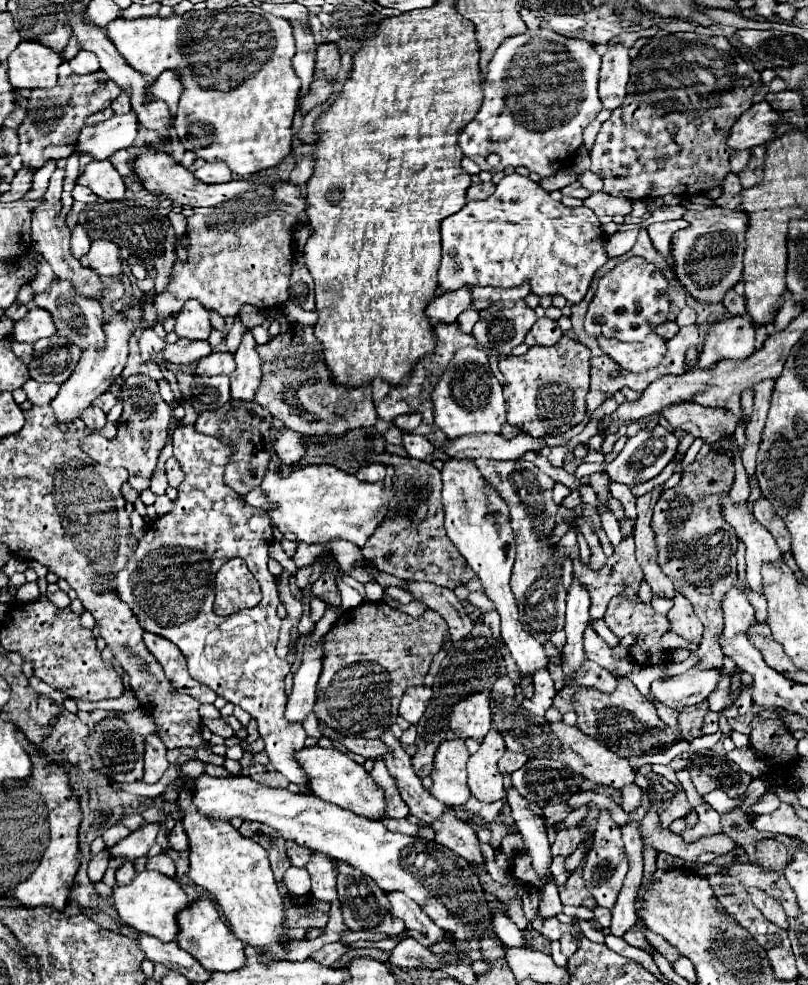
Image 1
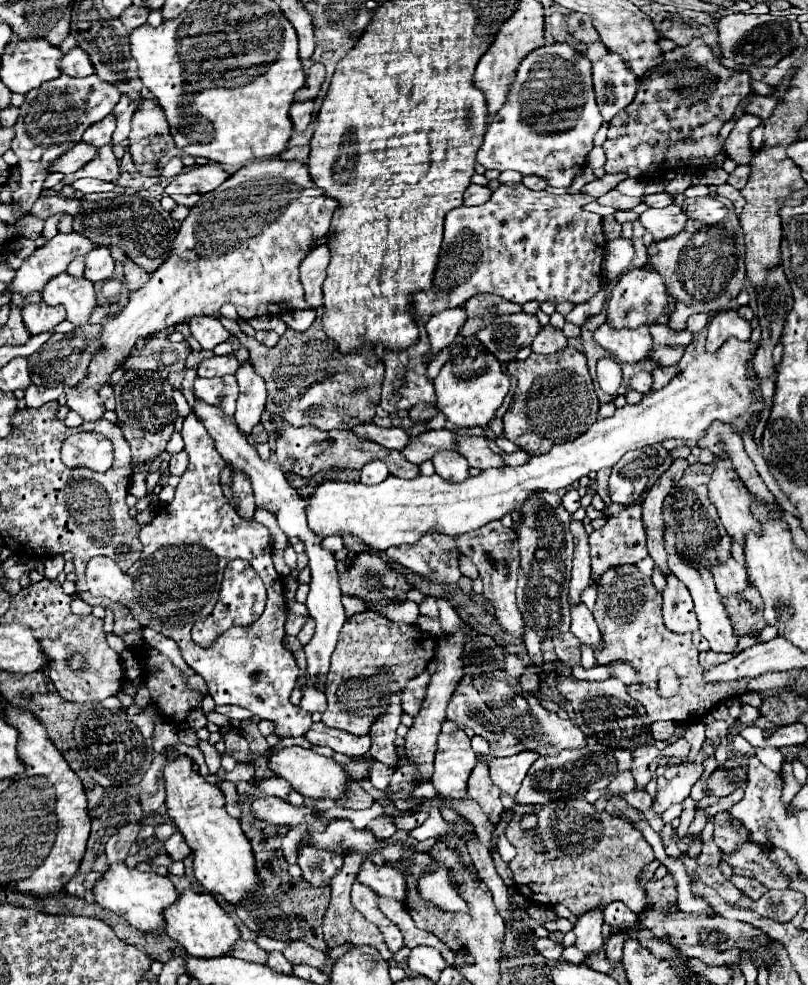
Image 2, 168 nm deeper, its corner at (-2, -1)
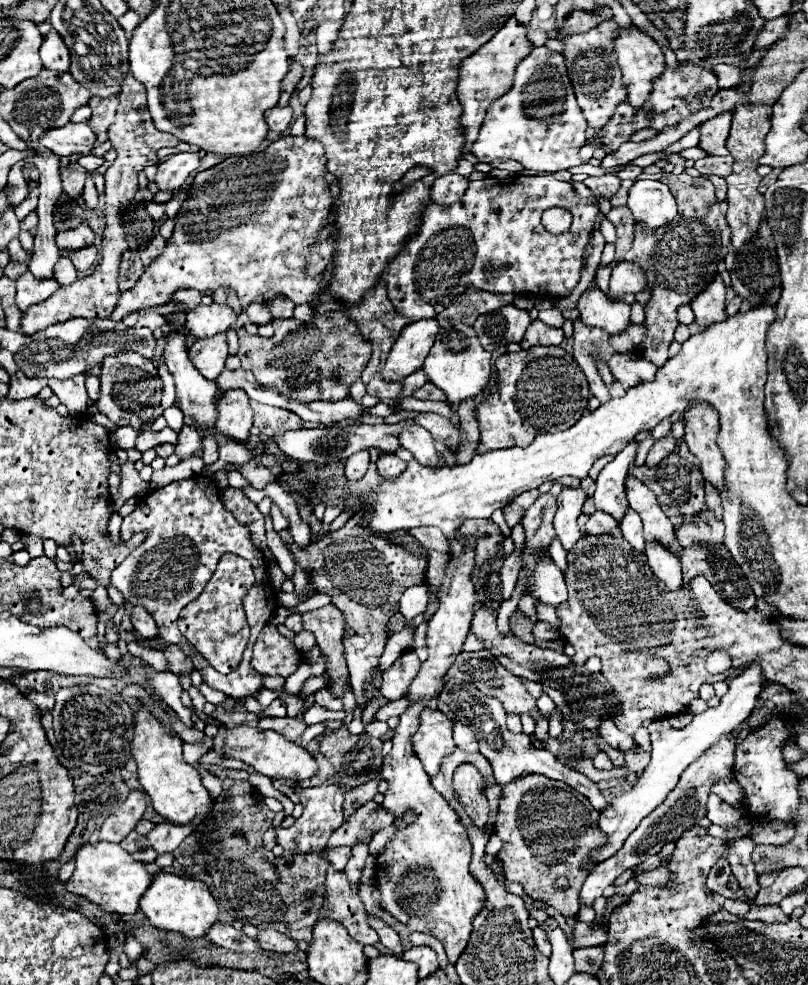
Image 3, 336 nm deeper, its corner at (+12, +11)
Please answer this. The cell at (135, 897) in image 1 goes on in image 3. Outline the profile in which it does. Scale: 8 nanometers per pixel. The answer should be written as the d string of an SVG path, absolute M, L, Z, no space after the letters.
M82 844L74 854L74 862L76 870L72 878L66 882L66 890L90 900L108 914L134 914L138 910L140 896L148 890L152 882L152 876L146 872L144 864L132 860L132 856L124 848L120 848L120 844Z

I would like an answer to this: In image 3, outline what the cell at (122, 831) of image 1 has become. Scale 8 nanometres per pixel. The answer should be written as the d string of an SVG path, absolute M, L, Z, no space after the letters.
M132 790L128 800L113 815L106 818L100 830L100 840L122 842L142 820L144 810L146 810L146 794L140 790Z

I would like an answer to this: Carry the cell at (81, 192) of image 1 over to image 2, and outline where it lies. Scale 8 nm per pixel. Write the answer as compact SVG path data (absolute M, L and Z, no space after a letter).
M82 178L82 180L72 182L72 188L82 194L92 194L92 192L112 192L116 190L116 184L100 184L94 178Z

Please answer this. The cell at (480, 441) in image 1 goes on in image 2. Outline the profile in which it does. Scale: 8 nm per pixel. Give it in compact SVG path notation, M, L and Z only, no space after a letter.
M428 430L416 438L412 438L410 446L402 450L404 458L412 464L422 464L430 460L440 450L456 450L456 436L450 430Z

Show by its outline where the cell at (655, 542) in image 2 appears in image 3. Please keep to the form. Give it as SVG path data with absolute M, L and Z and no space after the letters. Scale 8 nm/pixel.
M670 432L670 434L666 434L664 438L656 440L656 444L652 446L652 450L650 450L648 458L646 458L646 464L648 464L650 468L652 468L652 466L656 466L656 464L660 464L660 460L662 460L662 458L666 458L666 456L674 450L674 446L676 446L676 440L674 440L672 432Z

